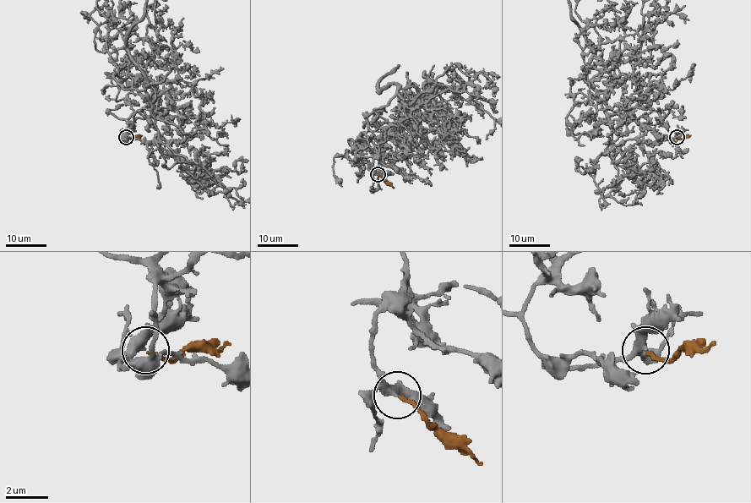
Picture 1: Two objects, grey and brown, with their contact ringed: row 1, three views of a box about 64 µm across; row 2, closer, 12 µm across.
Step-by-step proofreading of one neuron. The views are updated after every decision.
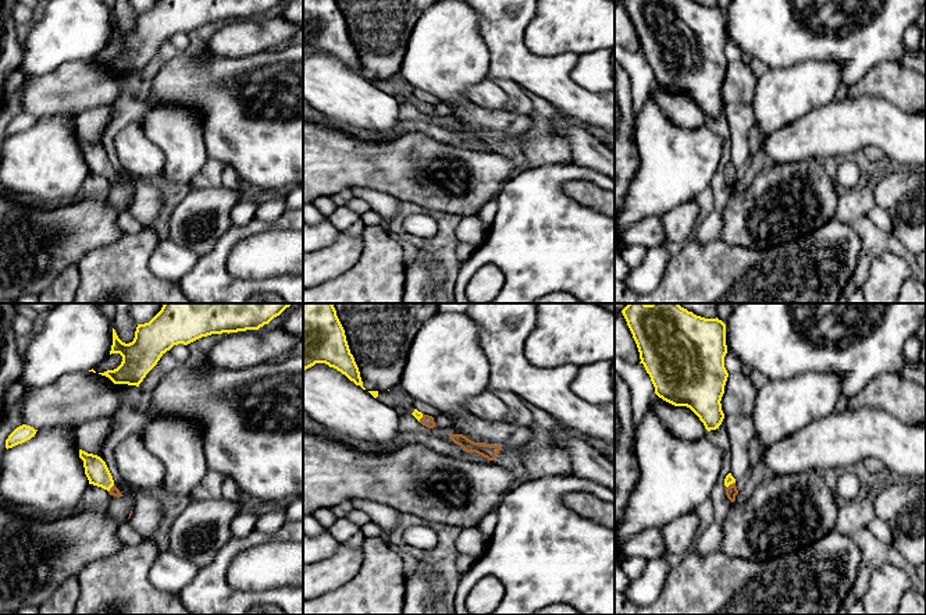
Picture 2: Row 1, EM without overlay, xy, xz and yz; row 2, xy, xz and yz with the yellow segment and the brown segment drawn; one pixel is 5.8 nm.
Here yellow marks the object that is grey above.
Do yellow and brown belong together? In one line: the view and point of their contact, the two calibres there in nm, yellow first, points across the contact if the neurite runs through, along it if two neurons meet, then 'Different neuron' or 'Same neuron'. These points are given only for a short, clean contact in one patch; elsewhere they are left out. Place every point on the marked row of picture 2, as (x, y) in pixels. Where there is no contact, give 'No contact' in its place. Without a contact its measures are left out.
Touches yellow at yz (730, 483). Thickness 50 nm (yellow) against 70 nm. Path across: yz (729, 479), (730, 483), (732, 491). Same neuron

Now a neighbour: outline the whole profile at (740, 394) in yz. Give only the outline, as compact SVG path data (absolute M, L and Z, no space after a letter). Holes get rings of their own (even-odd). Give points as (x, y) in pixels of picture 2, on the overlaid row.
M741 372L729 374L724 385L724 394L720 401L724 416L751 416L754 412L756 394L758 390L748 376Z

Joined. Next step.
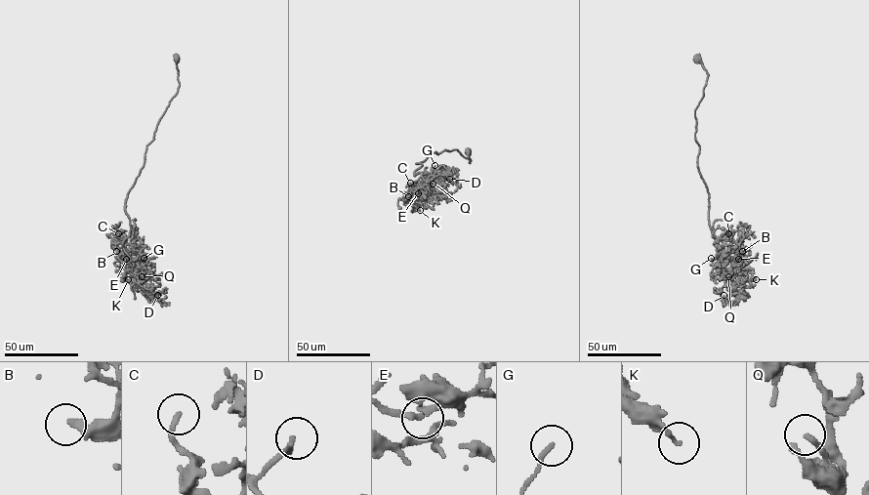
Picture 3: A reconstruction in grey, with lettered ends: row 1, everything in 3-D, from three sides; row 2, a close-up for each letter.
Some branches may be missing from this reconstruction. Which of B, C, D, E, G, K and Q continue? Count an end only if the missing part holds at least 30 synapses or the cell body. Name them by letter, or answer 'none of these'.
D, E

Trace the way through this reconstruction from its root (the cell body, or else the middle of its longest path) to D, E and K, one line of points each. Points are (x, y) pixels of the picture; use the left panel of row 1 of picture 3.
D: (176, 59), (177, 93), (146, 145), (144, 167), (125, 206), (130, 229), (123, 247), (134, 280), (157, 295)
E: (176, 59), (177, 93), (125, 200), (130, 229), (123, 247), (130, 262), (118, 258), (126, 259)
K: (176, 59), (177, 93), (125, 200), (130, 229), (123, 247), (133, 271), (120, 281), (128, 279)

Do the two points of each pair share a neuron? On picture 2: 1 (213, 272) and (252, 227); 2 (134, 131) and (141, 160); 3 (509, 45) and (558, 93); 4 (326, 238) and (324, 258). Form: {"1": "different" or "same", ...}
{"1": "same", "2": "same", "3": "same", "4": "different"}

